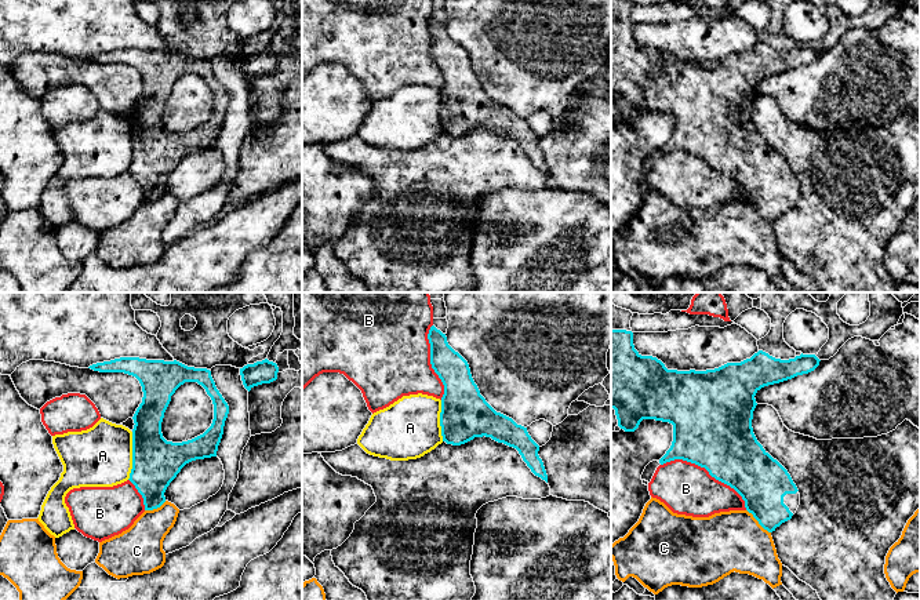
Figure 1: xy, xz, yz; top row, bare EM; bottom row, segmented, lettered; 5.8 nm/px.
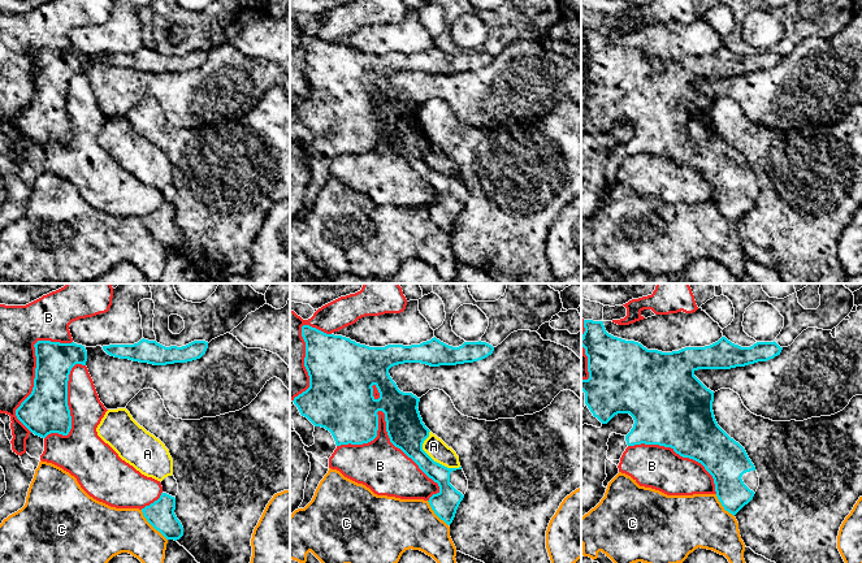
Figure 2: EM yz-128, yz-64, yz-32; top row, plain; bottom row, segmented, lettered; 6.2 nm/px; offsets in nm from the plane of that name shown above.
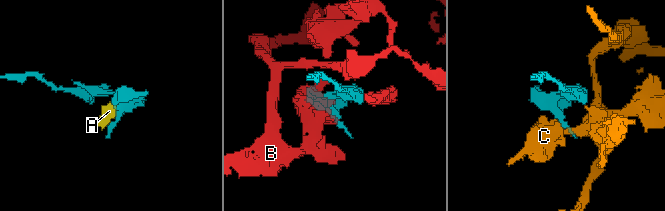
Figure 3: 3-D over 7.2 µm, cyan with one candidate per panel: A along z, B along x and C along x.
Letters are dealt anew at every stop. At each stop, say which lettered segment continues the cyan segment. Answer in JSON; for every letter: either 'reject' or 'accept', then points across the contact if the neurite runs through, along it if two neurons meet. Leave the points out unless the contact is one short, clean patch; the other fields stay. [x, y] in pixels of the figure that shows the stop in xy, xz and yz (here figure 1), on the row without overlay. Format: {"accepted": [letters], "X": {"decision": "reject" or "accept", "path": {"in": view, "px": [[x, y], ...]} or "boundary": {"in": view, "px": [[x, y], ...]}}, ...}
{"accepted": [], "A": {"decision": "reject"}, "B": {"decision": "reject"}, "C": {"decision": "reject"}}

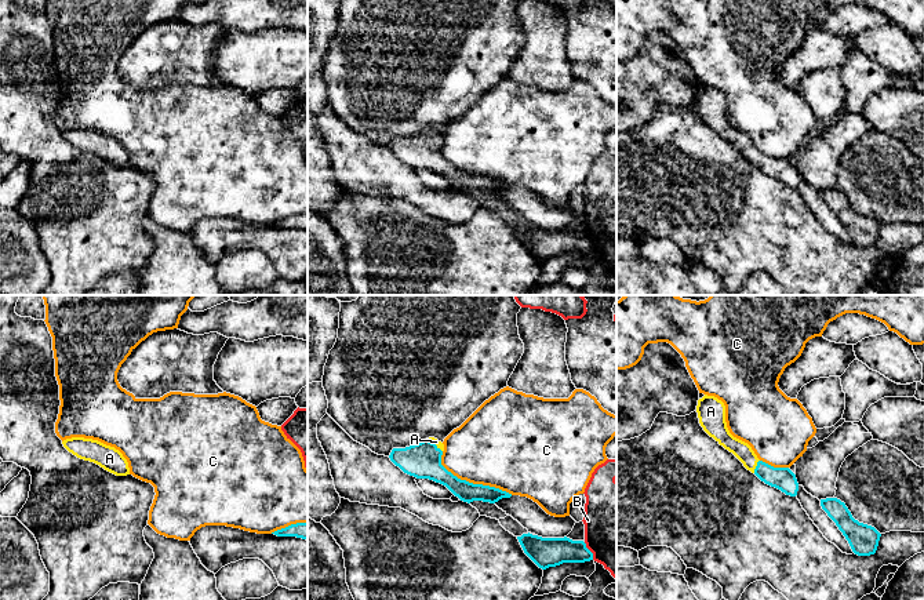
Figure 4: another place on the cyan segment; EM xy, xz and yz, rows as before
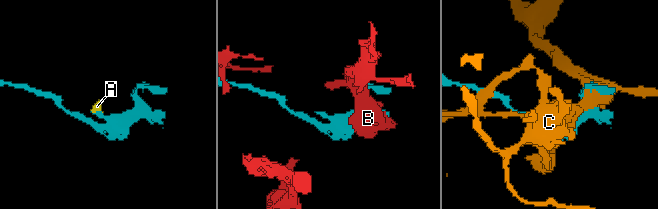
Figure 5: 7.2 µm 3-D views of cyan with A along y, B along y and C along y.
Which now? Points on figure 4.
{"accepted": ["A"], "A": {"decision": "accept"}, "B": {"decision": "reject"}, "C": {"decision": "reject"}}

